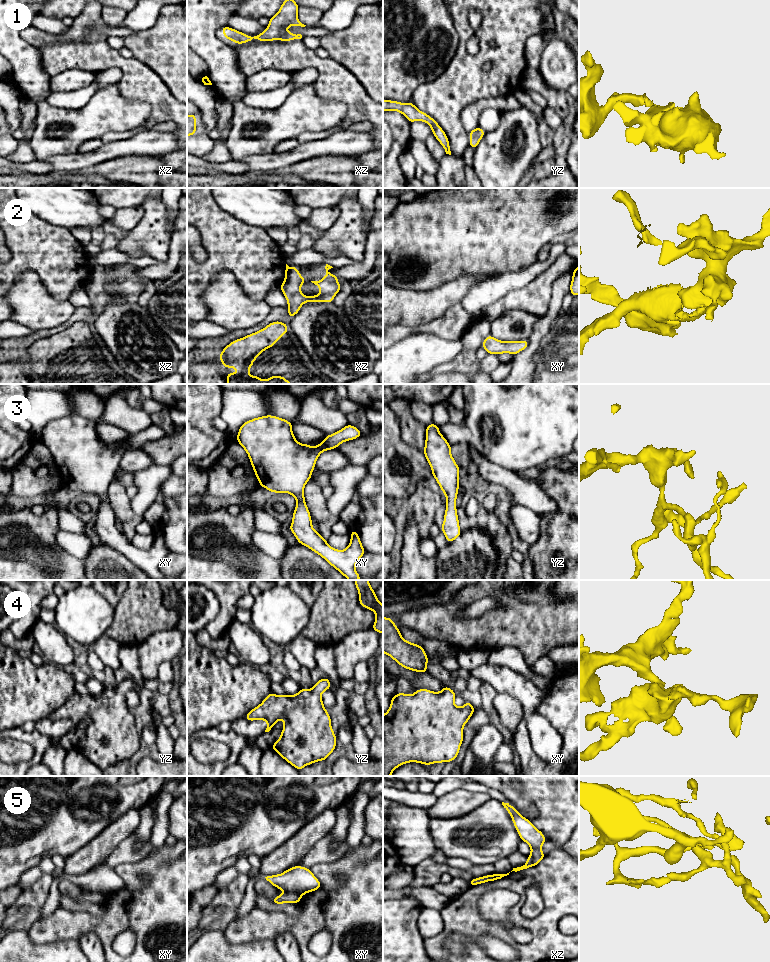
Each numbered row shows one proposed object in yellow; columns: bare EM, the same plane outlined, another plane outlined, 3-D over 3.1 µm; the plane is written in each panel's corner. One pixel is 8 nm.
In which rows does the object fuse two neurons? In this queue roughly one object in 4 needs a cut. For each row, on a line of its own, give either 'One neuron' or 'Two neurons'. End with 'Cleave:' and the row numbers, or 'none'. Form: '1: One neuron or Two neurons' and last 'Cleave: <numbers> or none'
1: One neuron
2: One neuron
3: One neuron
4: One neuron
5: Two neurons
Cleave: 5

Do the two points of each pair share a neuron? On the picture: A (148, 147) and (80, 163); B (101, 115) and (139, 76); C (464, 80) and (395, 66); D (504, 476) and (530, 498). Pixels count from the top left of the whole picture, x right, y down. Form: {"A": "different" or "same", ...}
{"A": "same", "B": "different", "C": "different", "D": "same"}

